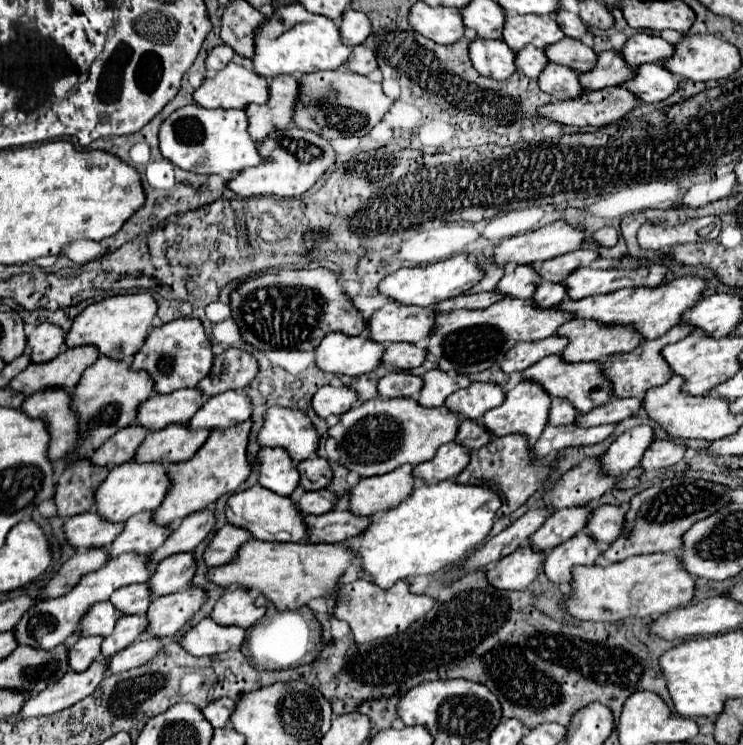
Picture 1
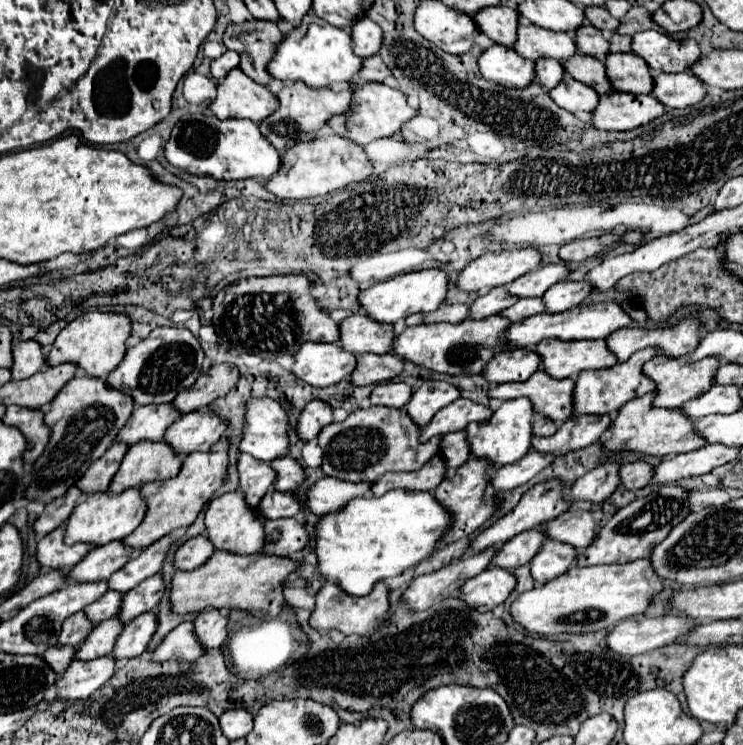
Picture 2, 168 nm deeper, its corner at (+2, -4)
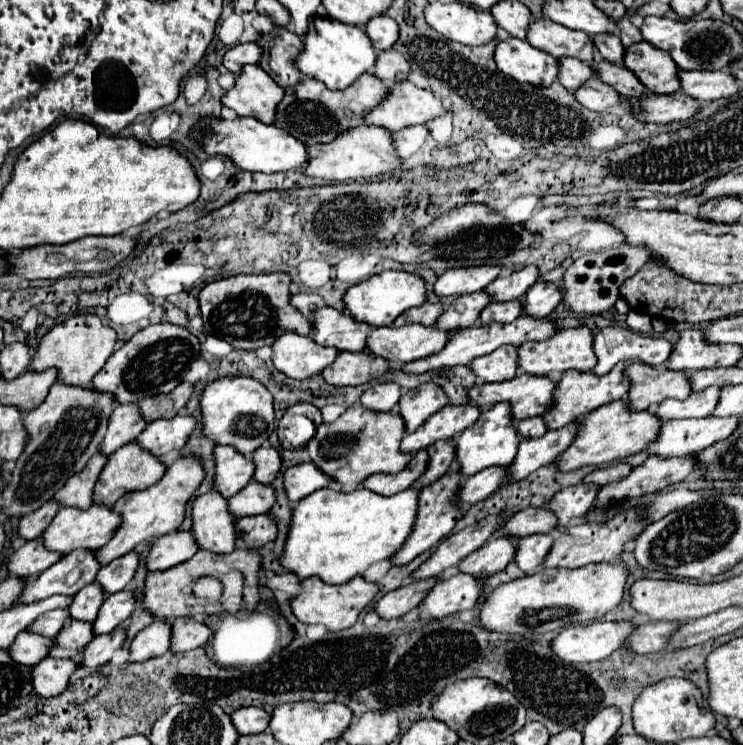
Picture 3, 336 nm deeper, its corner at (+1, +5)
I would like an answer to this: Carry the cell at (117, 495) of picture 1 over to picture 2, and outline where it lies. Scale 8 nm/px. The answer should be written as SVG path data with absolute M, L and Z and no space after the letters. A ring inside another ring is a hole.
M140 487L126 489L124 493L118 493L118 495L110 491L82 495L82 499L78 499L74 511L66 519L64 541L68 545L76 545L76 543L106 545L110 541L120 541L140 525L140 521L144 519L144 513L146 513L146 503L140 497Z

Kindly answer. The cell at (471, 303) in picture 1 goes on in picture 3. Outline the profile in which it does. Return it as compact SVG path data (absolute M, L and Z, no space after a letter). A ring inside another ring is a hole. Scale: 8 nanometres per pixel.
M425 302L423 306L417 306L417 308L411 308L405 312L405 320L407 322L419 322L419 324L435 324L437 318L441 316L443 312L443 304L431 304L431 302Z

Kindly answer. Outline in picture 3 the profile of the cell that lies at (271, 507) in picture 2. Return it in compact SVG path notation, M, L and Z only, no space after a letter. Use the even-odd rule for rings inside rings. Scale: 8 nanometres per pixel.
M251 480L251 484L247 484L239 494L235 494L235 498L229 498L231 512L237 518L267 514L273 504L275 504L275 490L255 480Z

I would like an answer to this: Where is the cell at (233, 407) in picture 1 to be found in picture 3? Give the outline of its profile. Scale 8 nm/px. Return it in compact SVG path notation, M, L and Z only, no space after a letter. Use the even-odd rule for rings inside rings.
M177 414L171 420L153 420L135 442L155 456L165 456L167 452L181 450L195 426L197 420L189 414Z

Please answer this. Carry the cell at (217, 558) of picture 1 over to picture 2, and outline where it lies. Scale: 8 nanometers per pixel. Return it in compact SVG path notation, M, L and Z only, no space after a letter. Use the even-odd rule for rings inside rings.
M198 535L182 543L174 553L174 567L180 571L192 571L208 561L214 553L214 545L208 541L206 535Z

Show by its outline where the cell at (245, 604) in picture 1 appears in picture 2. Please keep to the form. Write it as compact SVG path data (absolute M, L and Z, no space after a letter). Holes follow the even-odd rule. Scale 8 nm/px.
M206 609L198 613L198 617L194 619L194 635L204 649L216 649L222 647L222 643L228 637L226 625L228 625L226 615L222 615L220 611Z

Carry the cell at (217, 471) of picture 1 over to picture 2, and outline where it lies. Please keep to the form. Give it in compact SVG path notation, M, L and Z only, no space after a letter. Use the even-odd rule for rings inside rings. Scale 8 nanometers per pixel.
M222 437L204 453L198 451L198 453L186 455L182 461L180 473L174 479L158 481L158 483L152 481L152 483L142 485L142 495L146 495L146 499L150 499L150 507L146 507L146 519L142 521L142 527L138 527L138 531L134 531L126 539L122 539L122 543L128 545L130 549L134 549L134 553L138 553L174 529L190 527L196 521L202 507L210 501L212 493L222 485L226 467L228 467L228 441Z

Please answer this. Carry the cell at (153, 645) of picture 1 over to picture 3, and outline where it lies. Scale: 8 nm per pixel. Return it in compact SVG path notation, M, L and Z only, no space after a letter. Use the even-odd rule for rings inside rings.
M45 658L43 662L35 664L33 688L43 698L59 696L63 690L67 690L73 684L71 674L75 674L79 668L81 668L79 660Z

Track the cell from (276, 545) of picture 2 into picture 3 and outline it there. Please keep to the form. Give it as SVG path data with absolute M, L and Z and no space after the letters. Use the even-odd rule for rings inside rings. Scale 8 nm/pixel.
M271 514L245 516L239 518L239 534L249 544L249 548L263 548L277 538L277 522Z

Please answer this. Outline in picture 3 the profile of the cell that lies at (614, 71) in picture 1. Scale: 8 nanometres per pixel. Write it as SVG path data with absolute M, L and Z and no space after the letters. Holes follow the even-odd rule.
M647 42L631 44L625 50L623 66L631 70L639 82L643 82L643 86L655 94L671 94L679 90L675 62L671 62L667 54L655 50Z

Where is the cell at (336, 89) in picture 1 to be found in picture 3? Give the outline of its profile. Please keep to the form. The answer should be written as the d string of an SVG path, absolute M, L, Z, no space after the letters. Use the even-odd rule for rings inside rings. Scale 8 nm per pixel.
M409 80L395 82L385 98L365 114L365 124L381 126L389 132L397 132L411 124L425 124L435 116L443 116L445 108L431 92L417 88Z

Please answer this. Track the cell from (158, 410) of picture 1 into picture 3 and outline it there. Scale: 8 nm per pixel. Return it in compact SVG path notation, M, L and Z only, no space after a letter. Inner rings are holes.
M117 404L109 418L109 428L101 452L109 456L117 448L133 442L147 428L147 424L149 422L143 418L137 404Z

